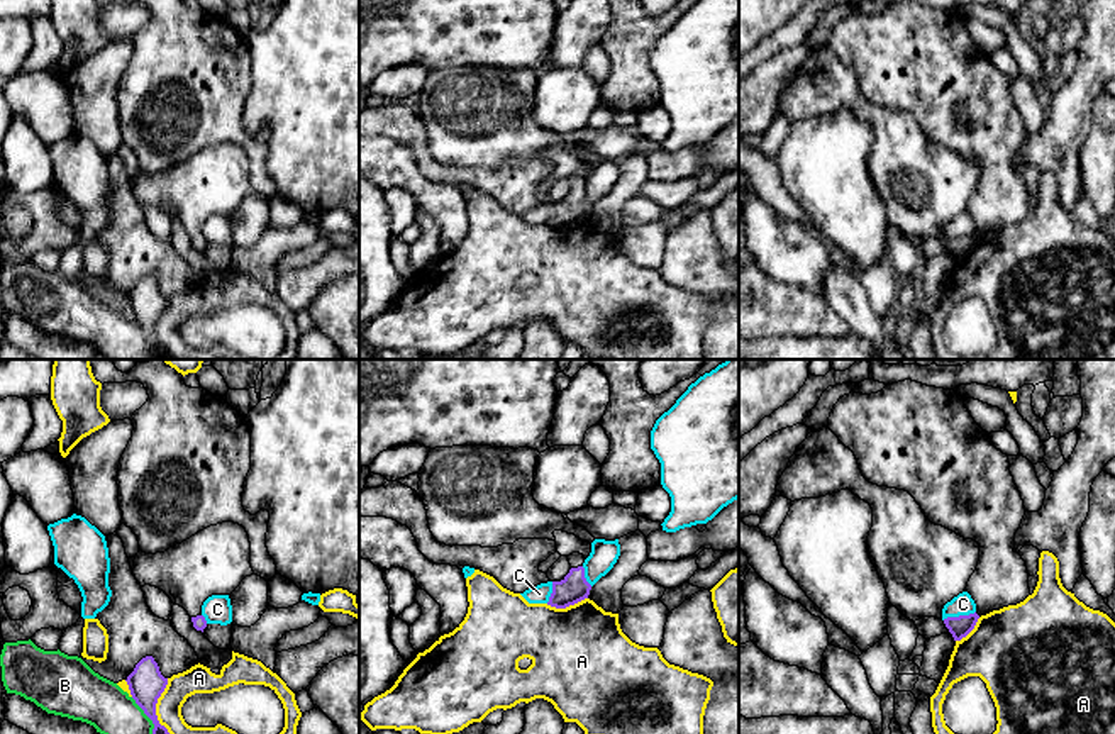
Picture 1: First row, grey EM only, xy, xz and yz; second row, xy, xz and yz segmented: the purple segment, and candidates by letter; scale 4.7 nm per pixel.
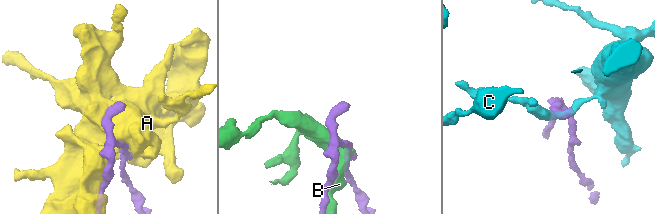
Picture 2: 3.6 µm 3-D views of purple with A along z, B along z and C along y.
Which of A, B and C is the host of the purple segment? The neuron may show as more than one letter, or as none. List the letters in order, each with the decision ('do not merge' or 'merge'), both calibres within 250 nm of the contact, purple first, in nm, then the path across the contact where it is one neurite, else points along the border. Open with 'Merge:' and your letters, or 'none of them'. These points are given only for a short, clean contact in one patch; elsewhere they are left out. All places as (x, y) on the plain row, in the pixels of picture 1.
Merge: none of them
A: do not merge; calibres 170 and 130 nm
B: do not merge; calibres 170 and 220 nm
C: do not merge; calibres 100 and 100 nm

